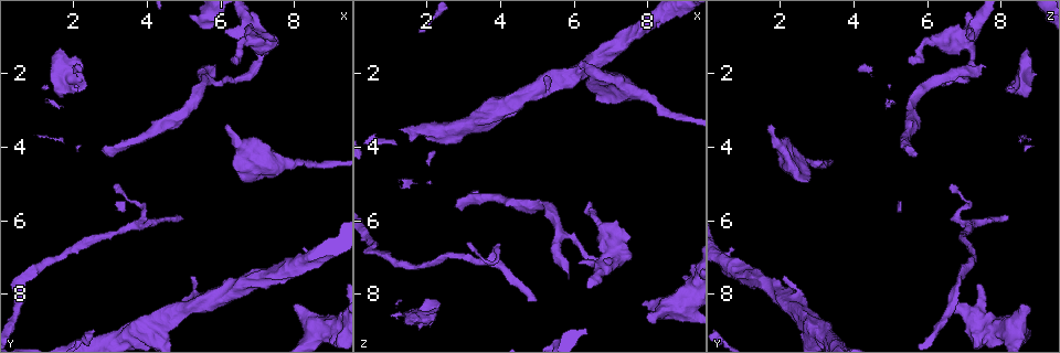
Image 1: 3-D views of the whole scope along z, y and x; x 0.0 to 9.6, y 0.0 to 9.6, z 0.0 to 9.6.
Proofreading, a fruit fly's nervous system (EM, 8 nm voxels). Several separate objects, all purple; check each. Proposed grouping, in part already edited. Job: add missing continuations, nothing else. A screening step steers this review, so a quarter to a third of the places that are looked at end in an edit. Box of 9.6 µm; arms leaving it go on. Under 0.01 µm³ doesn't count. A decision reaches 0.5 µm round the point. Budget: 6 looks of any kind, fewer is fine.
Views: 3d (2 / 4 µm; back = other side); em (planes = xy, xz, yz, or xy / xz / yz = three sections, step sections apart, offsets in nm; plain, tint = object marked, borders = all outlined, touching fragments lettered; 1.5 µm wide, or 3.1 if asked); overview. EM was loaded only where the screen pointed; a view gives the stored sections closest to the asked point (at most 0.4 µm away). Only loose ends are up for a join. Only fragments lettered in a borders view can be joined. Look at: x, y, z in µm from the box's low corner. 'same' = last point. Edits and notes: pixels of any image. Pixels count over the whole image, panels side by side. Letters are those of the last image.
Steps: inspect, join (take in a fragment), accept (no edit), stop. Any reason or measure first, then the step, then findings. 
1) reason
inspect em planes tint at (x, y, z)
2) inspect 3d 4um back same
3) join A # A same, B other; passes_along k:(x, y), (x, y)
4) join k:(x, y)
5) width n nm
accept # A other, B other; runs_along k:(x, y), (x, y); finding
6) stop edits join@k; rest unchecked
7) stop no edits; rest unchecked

free end
inspect em planes plain at (6.50, 1.65, 5.45)

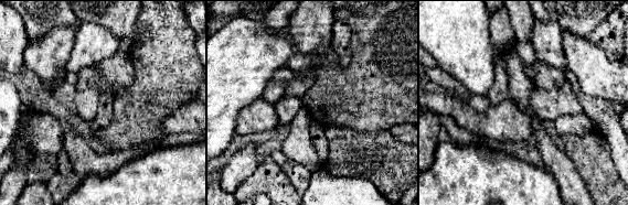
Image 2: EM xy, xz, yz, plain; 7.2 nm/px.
inspect em planes borders same

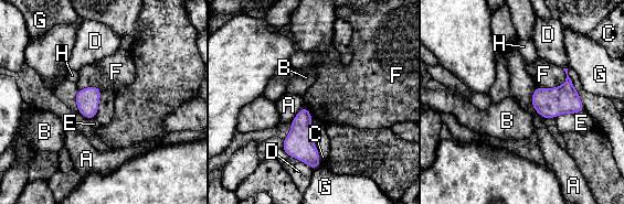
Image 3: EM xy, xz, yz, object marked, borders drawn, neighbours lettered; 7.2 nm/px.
accept # A other, B other, C other, D other, E other, F other, G other, H other; border 3:(566, 72), (560, 85), (536, 88); none of them fits

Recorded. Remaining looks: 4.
branch stops here
inspect em planes borders at (6.15, 3.35, 1.80)

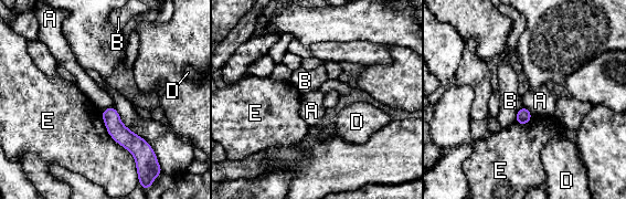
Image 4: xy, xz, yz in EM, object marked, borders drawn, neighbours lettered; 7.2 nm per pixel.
accept # A other, B other, D other, E other; none of them fits

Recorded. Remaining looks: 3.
branch stops here
inspect em planes borders at (4.95, 6.00, 8.20)

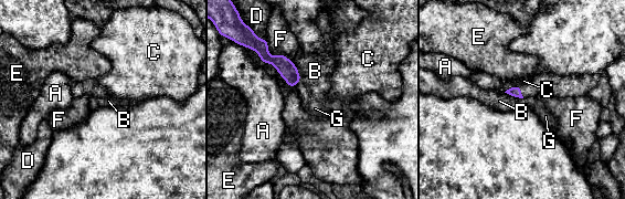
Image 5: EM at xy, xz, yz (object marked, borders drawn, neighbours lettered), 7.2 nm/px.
accept # A other, B other, C other, D other, E other, F other, G other; border 5:(504, 92), (522, 98); none of them fits

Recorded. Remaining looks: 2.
stop no edits; rest unchecked

